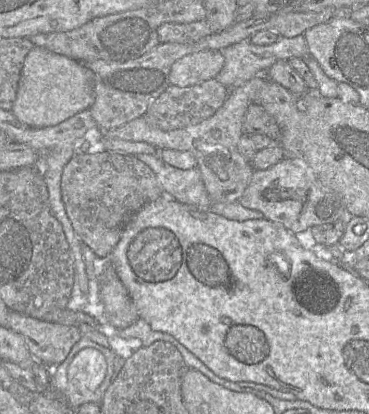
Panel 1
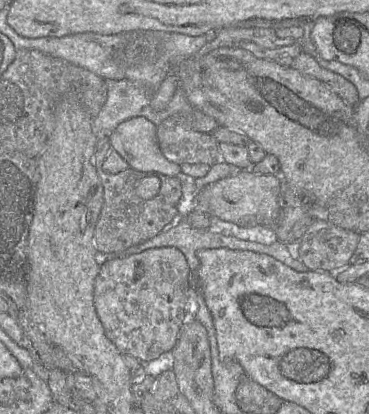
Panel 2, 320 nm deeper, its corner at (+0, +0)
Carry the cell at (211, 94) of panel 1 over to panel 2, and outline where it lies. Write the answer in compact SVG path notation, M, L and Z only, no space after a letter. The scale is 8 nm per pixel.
M191 115L166 118L157 126L156 135L162 154L173 163L211 166L221 161L218 142L211 134L195 130Z

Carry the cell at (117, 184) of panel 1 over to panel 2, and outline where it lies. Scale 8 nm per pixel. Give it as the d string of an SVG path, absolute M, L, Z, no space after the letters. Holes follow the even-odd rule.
M97 135L94 153L94 165L103 185L103 206L95 226L94 244L103 254L122 254L127 248L142 243L163 231L174 223L181 214L185 216L182 205L182 185L178 177L160 173L147 173L131 167L118 173L108 173L102 164L111 150L108 135ZM150 175L156 175L161 182L158 194L148 200L140 198L136 188L140 181Z

